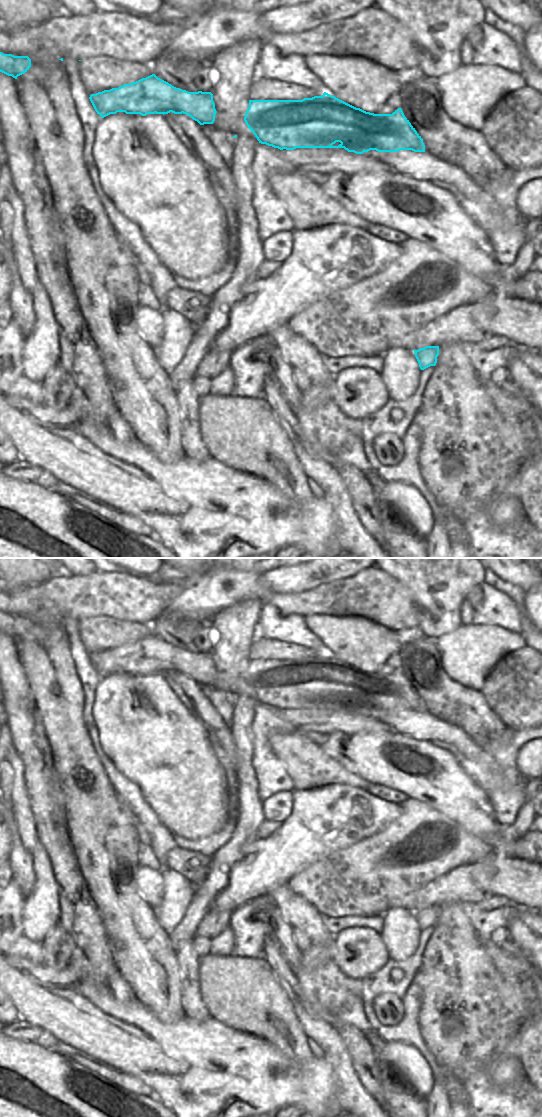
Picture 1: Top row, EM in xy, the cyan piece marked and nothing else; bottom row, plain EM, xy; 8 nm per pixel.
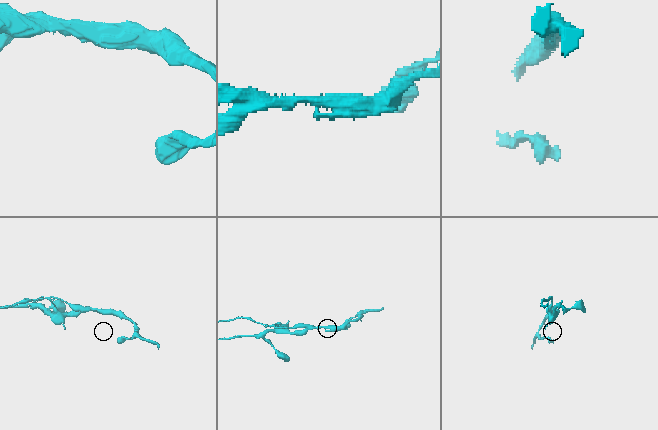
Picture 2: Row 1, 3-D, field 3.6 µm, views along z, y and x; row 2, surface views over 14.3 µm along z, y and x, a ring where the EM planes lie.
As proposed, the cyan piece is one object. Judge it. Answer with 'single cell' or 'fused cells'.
fused cells

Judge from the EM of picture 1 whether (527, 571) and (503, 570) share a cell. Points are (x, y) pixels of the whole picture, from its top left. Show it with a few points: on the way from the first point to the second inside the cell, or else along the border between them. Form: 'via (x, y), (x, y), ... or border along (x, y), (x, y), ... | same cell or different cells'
via (521, 571), (509, 570) | same cell

